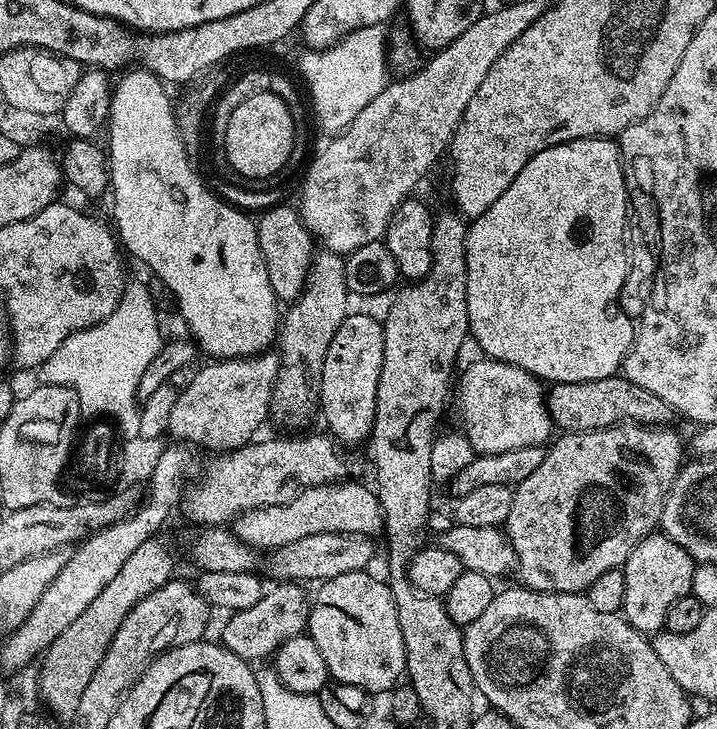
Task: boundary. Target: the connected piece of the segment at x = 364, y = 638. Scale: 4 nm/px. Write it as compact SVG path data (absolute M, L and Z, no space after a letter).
M365 570L362 572L351 572L350 574L338 574L338 578L330 578L323 581L319 585L320 588L310 600L310 607L308 610L308 626L306 629L307 635L311 636L314 646L318 646L319 652L322 653L322 658L326 661L328 667L329 677L337 684L349 684L350 686L358 686L366 689L370 694L377 694L376 692L387 693L389 690L397 687L401 683L402 677L406 672L406 646L402 642L402 626L398 626L398 610L396 603L392 597L392 590L388 587L383 579L380 580L376 576L371 576L371 571Z

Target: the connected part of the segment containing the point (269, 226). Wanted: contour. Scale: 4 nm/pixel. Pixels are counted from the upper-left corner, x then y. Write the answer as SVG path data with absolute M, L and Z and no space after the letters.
M276 204L266 209L256 220L256 233L266 262L266 274L270 274L270 286L277 301L291 302L298 299L314 255L314 237L304 225L299 211L288 204Z

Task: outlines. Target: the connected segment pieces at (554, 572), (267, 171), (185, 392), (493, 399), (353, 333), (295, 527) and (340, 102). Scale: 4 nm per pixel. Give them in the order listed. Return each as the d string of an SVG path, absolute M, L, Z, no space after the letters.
M618 423L610 428L594 429L589 432L564 432L551 441L552 449L549 447L545 451L542 466L538 466L538 470L534 470L534 474L530 474L530 478L526 478L526 482L515 485L506 523L508 541L514 546L516 555L515 571L520 572L519 583L523 587L535 592L579 592L584 594L594 582L594 578L602 578L602 574L606 574L606 570L623 569L630 550L634 550L634 546L638 546L638 542L642 542L644 536L653 535L654 529L659 525L664 498L668 495L672 481L676 479L677 471L681 467L680 455L686 452L686 448L685 445L684 448L680 445L680 436L672 428L674 427Z
M259 92L246 98L236 107L234 114L230 114L230 122L226 126L226 138L222 147L229 169L246 179L266 179L278 175L288 167L292 147L298 139L296 119L278 94Z
M269 350L261 352L259 356L243 356L237 360L212 360L208 362L205 368L200 368L188 380L188 385L181 387L176 394L176 401L173 404L173 409L170 410L168 416L168 432L171 435L176 435L177 441L183 442L185 445L193 446L192 444L201 444L204 448L224 448L220 450L231 450L234 448L241 448L243 444L249 443L257 435L256 431L264 424L264 419L267 421L270 416L270 409L272 406L272 387L278 378L278 370L280 369L280 357L275 351Z
M479 359L458 380L460 404L464 407L462 432L472 449L477 454L502 454L518 446L543 445L543 440L547 441L553 435L554 425L541 381L513 364Z
M353 311L338 326L338 334L334 334L330 342L330 350L326 350L326 362L322 362L322 382L320 383L319 411L324 412L324 420L328 423L327 431L341 445L363 445L371 437L376 403L378 402L378 378L382 374L382 354L384 353L384 325L379 319L367 316L364 312Z
M337 482L335 484L319 484L313 488L308 488L302 494L298 494L288 504L279 504L278 506L262 506L261 508L255 508L249 512L244 512L242 515L236 517L235 520L231 521L230 531L236 535L242 542L246 542L251 545L252 548L257 550L275 550L286 546L290 542L298 542L298 538L310 538L310 534L330 534L331 532L353 532L354 534L362 534L369 538L375 537L375 532L379 533L384 527L384 511L380 509L380 499L376 497L375 491L371 487L368 488L364 484L348 484L349 482Z
M383 27L355 28L349 36L343 36L331 48L304 50L300 56L300 72L308 83L308 92L312 95L312 108L316 111L316 120L327 134L339 134L344 131L378 94L390 83L388 66L388 46Z

